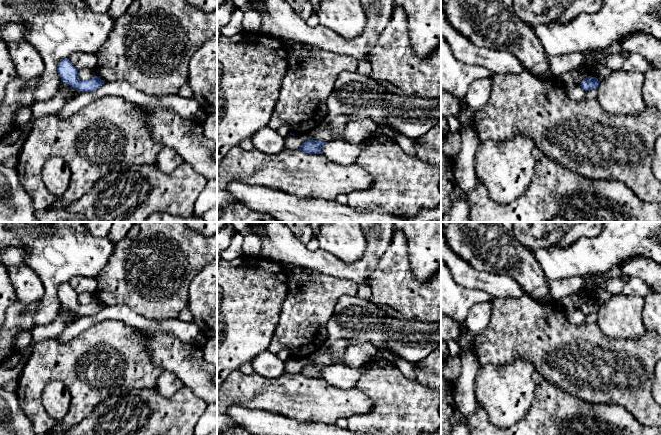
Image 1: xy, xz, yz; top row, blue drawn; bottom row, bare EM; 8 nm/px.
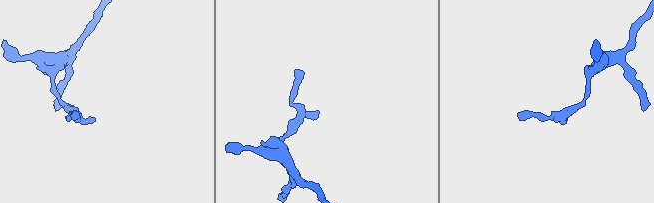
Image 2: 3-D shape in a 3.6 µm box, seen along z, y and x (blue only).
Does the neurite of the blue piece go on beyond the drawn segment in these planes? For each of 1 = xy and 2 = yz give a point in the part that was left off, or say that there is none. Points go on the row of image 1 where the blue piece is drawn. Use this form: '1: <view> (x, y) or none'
1: none
2: none

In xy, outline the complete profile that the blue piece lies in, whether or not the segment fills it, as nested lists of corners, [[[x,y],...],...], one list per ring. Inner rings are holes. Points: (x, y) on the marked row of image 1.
[[[68,58],[61,59],[58,62],[57,71],[62,82],[79,92],[93,92],[104,84],[104,81],[98,76],[94,76],[89,80],[81,80],[78,77],[78,69],[73,66]]]

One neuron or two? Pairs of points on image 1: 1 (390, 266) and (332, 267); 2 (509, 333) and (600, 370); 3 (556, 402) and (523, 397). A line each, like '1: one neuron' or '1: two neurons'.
1: two neurons
2: one neuron
3: two neurons

